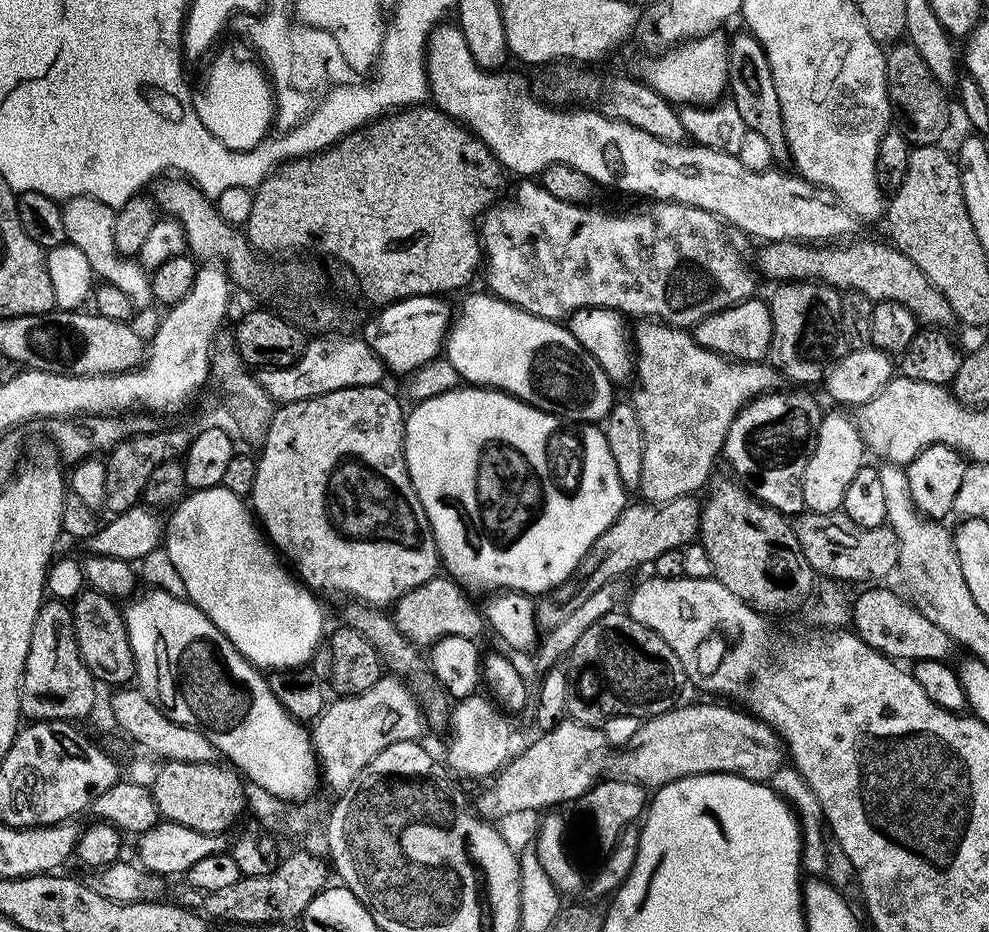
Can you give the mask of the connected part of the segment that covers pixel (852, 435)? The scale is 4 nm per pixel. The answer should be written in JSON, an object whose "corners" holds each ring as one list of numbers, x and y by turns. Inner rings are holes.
{"corners":[[832,412,820,421,820,433,816,435,816,444,812,447,812,457,806,466,806,474,802,482,804,506,809,513,839,512,844,507,846,486,854,479,854,474,865,467,866,449,860,430,853,417,843,416,840,412]]}

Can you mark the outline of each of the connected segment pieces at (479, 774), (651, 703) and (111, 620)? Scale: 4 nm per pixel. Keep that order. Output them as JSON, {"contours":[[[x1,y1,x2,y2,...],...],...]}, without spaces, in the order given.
{"contours":[[[480,695,463,697,451,709,452,740,448,744,446,758,454,771,470,778,482,778,494,772,496,774,511,755,507,715,489,697,486,699]],[[624,610,606,613,578,638,566,657,566,671,567,715,592,728,606,725,604,723,611,716,647,718,662,715,677,706,680,691,686,685,678,654,674,654,654,630,642,626,642,622]],[[84,590,76,596,71,605,72,625,76,631,80,657,84,659,92,677,101,685,124,686,135,681,136,663,121,609,116,609,116,604,117,601,111,596]]]}

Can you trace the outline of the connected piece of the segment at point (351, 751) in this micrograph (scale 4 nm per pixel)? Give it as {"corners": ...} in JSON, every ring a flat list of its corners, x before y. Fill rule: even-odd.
{"corners":[[381,675,370,690,356,696,333,699,310,728,312,746,319,763,332,768,332,784,343,790,386,746,394,742,420,740,426,732,425,714,412,689,396,675]]}

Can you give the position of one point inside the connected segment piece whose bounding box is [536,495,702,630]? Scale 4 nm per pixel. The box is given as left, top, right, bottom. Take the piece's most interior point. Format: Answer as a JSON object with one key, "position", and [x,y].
{"position":[642,531]}

